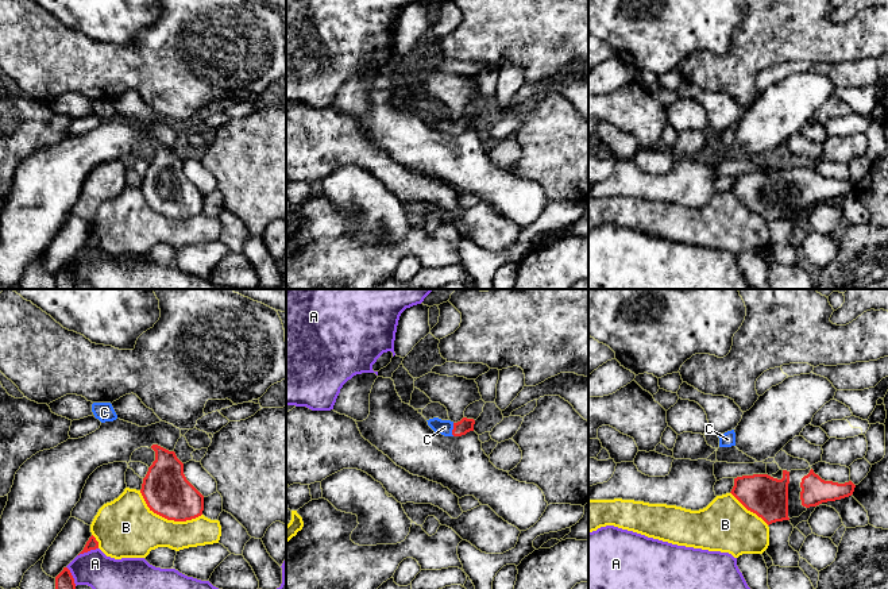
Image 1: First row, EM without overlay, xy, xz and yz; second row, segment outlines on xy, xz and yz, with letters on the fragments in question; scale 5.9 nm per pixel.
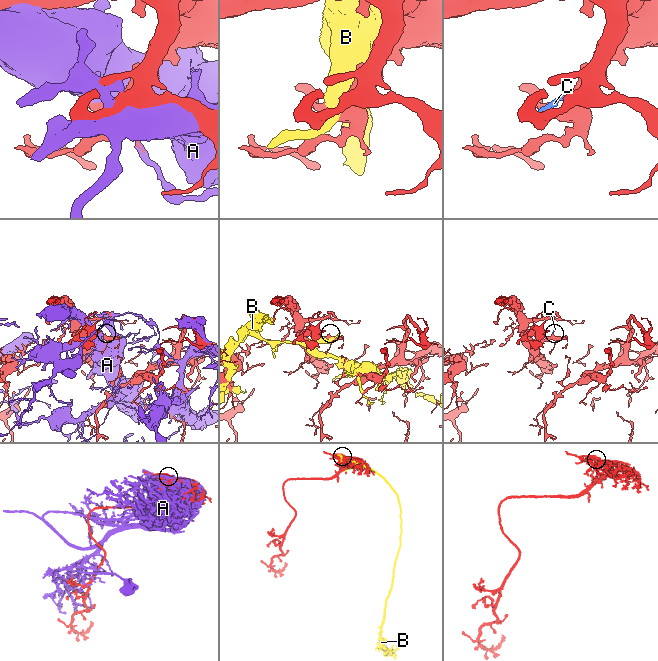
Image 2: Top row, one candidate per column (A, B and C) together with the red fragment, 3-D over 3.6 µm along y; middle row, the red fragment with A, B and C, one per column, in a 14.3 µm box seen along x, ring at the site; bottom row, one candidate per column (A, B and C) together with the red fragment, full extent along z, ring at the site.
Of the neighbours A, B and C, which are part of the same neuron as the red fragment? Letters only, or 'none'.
C

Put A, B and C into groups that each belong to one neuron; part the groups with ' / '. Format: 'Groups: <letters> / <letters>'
Groups: A / B / C

